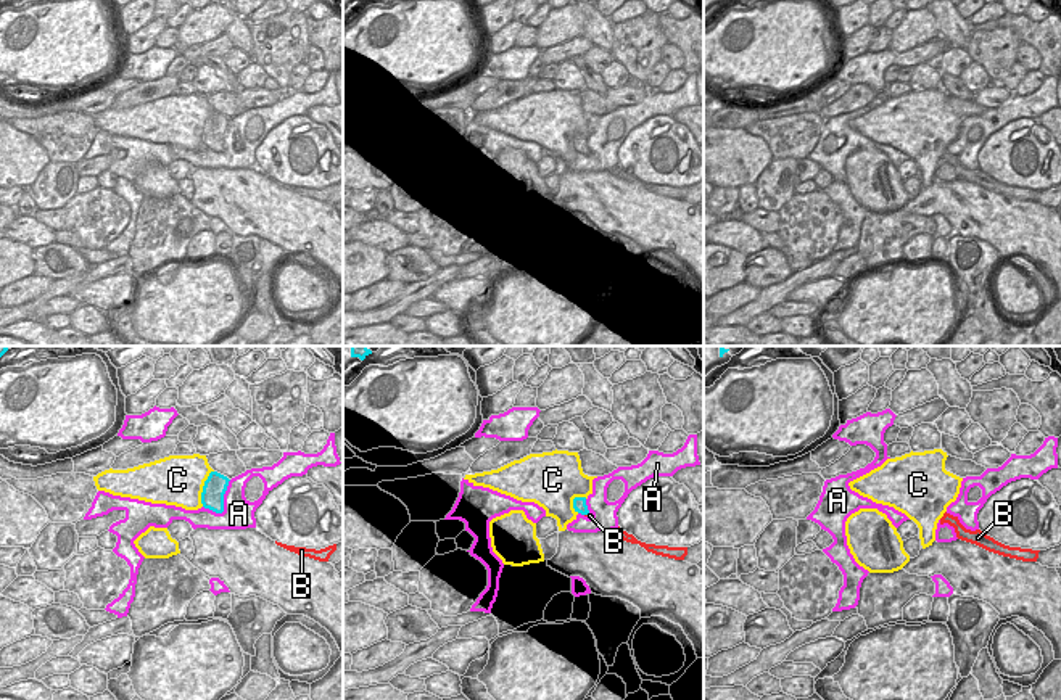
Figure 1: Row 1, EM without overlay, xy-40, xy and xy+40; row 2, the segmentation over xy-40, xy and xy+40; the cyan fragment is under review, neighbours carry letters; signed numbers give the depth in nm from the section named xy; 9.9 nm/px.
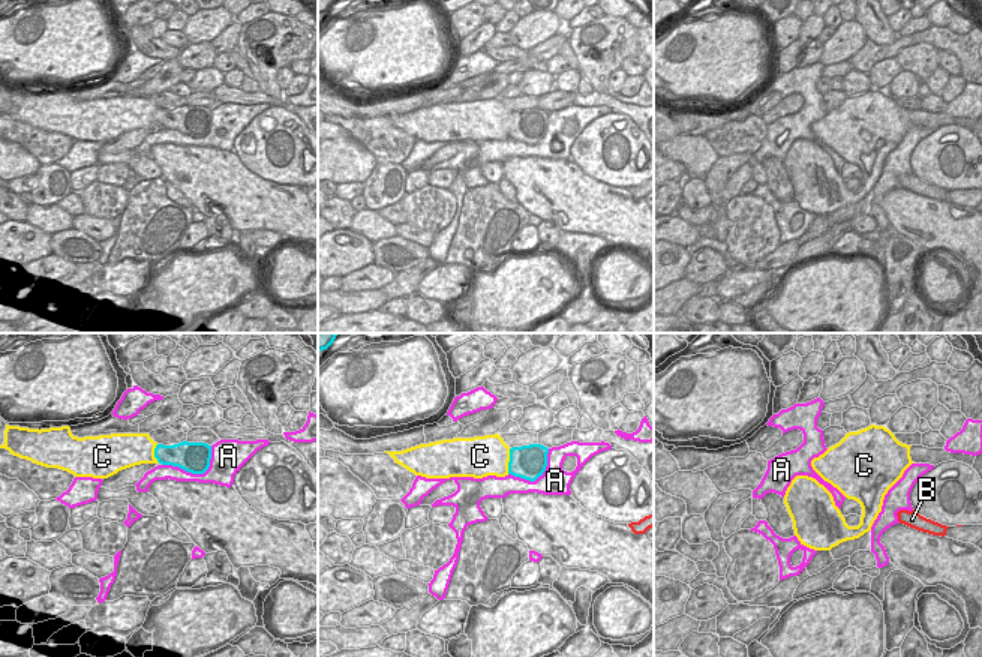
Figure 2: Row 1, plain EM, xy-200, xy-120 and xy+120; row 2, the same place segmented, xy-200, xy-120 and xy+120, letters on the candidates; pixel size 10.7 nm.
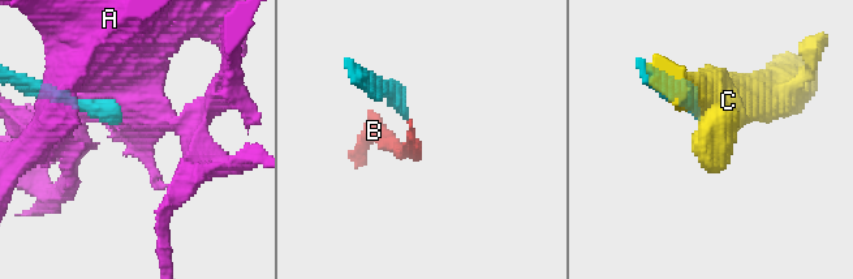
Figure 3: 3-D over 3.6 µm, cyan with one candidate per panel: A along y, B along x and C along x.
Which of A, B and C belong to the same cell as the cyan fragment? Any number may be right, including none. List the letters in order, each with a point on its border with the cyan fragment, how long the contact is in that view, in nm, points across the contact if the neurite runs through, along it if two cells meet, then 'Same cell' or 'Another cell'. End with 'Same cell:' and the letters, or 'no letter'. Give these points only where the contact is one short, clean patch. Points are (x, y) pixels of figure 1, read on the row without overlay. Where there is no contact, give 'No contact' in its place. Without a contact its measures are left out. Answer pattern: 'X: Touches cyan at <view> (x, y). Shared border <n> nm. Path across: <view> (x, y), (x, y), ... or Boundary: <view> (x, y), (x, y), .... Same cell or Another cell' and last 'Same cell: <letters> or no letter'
A: Touches cyan at xy-40 (222, 144). Shared border 400 nm. Another cell
B: Touches cyan at xy (586, 153). Shared border 60 nm. Path across: xy (580, 145), (586, 153), (590, 155). Same cell
C: Touches cyan at xy-40 (203, 127). Shared border 380 nm. Another cell
Same cell: B.

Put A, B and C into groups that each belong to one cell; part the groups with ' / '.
A / B / C

